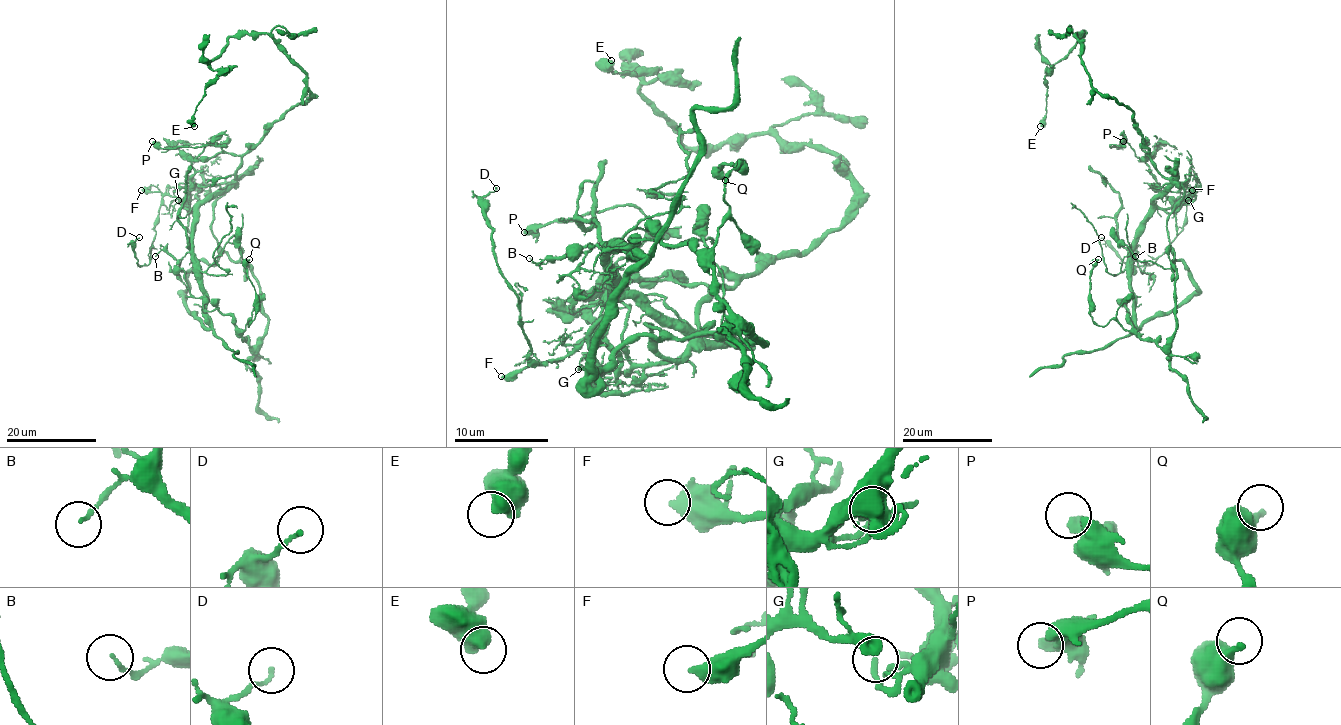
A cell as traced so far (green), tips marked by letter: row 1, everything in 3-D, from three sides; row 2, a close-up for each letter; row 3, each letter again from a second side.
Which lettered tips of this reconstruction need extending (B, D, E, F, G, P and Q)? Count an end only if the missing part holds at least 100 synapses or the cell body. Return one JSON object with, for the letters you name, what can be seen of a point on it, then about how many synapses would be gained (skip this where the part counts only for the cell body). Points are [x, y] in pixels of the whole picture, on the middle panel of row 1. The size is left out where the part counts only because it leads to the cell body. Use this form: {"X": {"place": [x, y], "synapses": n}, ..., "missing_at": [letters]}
{"missing_at": []}

